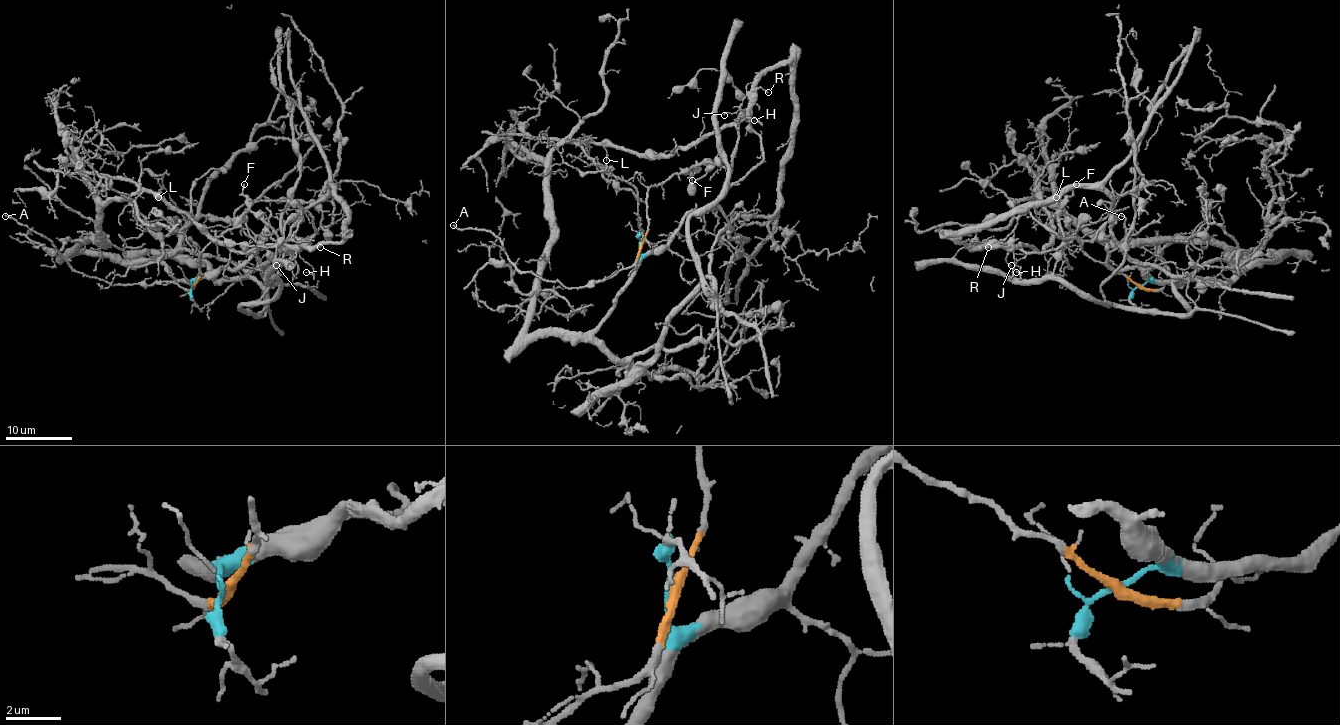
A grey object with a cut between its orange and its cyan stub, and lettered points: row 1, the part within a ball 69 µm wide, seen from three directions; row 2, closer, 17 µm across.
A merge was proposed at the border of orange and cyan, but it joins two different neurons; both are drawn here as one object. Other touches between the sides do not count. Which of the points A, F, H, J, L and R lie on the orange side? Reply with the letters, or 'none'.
A, F, H, J, L, R

